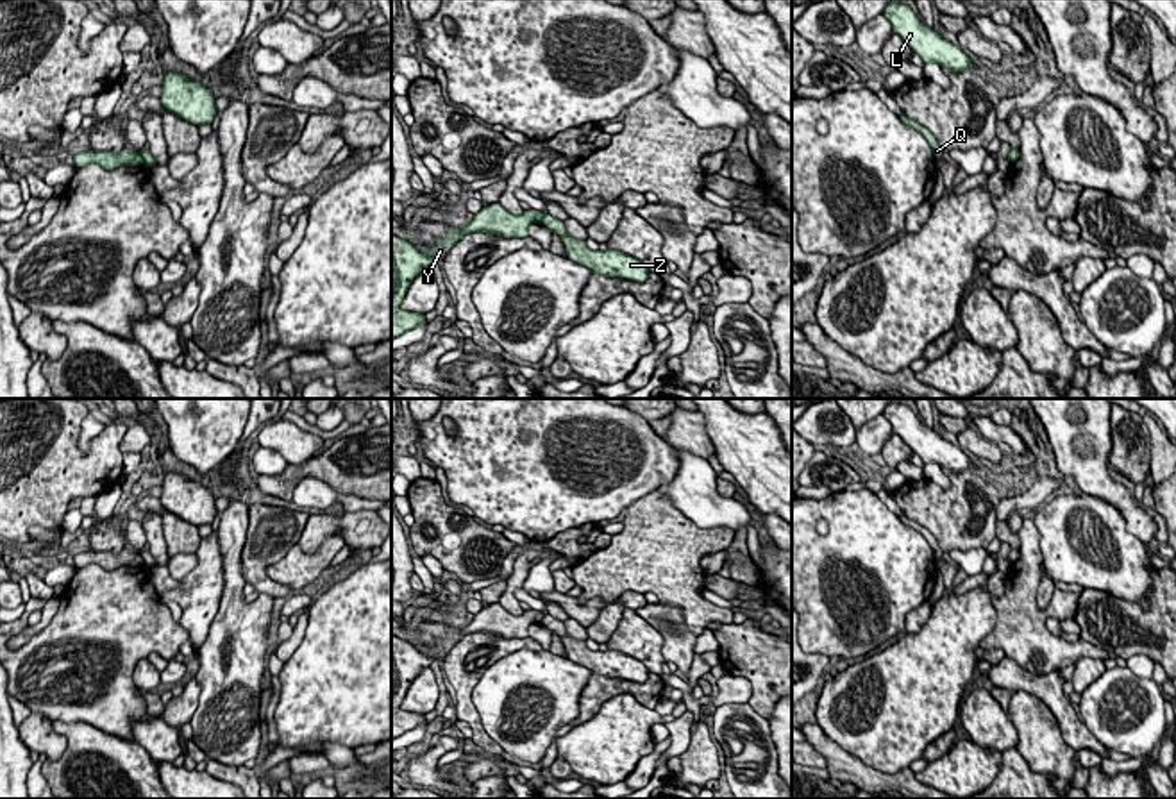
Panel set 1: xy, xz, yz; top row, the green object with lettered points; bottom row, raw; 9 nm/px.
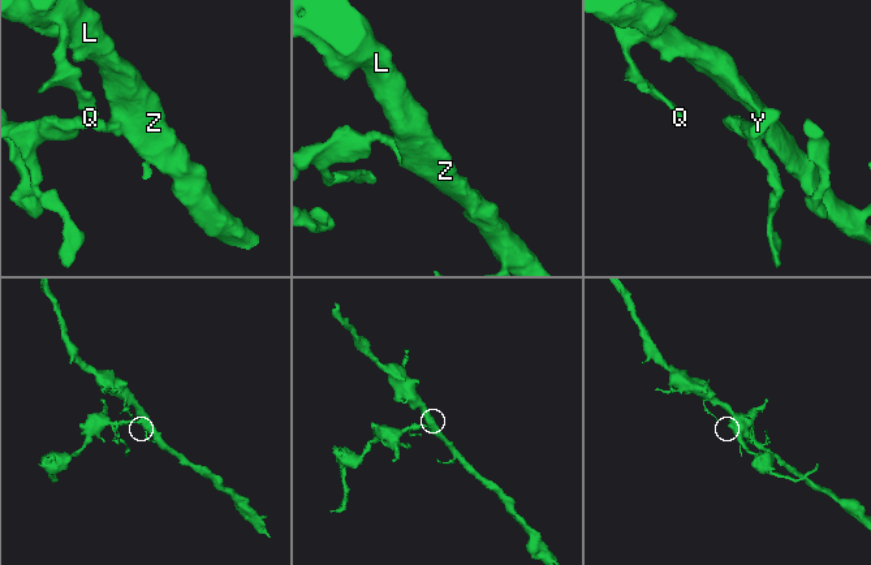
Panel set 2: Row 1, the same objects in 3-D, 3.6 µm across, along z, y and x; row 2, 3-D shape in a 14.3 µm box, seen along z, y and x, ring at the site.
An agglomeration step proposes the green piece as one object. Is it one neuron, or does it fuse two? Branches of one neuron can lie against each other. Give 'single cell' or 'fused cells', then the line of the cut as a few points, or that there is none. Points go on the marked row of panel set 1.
fused cells; cut xz (544, 215), (540, 220)

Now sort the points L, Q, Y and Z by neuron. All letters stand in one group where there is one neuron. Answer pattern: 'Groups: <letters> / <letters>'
Groups: L Q Z / Y

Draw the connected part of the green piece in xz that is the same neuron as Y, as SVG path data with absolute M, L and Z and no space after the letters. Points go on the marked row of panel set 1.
M499 202L483 207L465 227L449 231L440 243L433 243L431 252L422 252L413 243L391 234L391 340L404 332L425 325L425 315L404 311L400 302L413 279L434 259L441 259L452 241L468 232L493 232L500 238L527 238L529 225L542 222L542 211L524 211L511 214Z

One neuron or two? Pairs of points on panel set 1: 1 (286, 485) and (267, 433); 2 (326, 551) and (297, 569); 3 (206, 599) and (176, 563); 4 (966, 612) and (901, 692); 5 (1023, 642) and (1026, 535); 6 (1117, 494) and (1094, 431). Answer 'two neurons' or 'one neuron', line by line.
1: two neurons
2: one neuron
3: two neurons
4: one neuron
5: one neuron
6: one neuron

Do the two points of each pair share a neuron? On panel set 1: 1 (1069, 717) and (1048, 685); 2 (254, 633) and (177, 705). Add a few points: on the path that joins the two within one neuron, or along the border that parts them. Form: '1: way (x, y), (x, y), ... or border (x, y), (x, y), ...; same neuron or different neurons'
1: way (1062, 710), (1051, 692); same neuron
2: border (197, 680), (199, 705), (188, 723); different neurons

